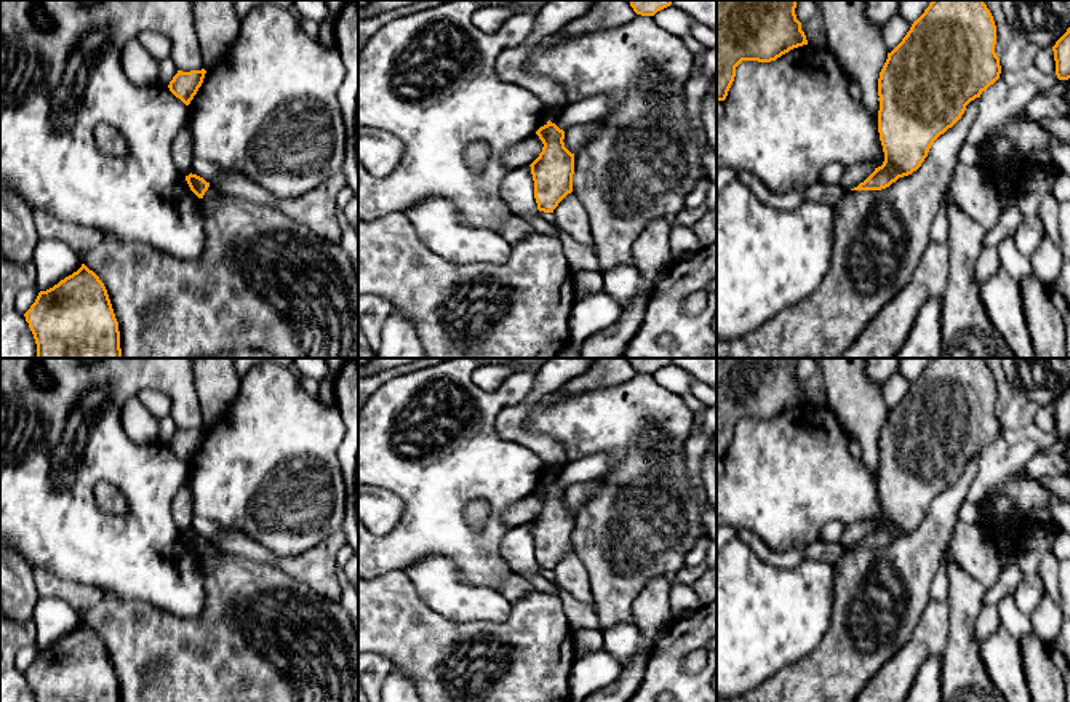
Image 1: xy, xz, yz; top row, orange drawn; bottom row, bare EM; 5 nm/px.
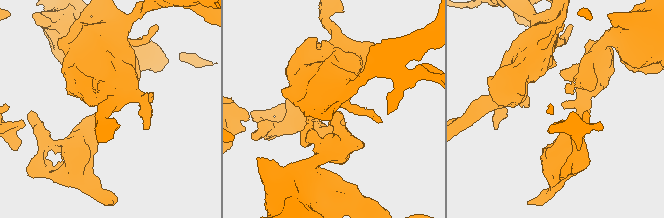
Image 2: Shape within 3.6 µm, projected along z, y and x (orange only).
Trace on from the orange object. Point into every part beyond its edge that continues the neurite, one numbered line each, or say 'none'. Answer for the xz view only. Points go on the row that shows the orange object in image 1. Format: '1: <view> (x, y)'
none

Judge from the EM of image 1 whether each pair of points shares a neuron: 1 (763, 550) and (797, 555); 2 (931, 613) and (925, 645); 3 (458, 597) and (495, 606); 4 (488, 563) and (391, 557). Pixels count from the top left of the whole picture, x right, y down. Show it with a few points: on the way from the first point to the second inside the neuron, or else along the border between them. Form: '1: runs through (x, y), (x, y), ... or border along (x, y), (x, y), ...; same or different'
1: runs through (771, 557), (789, 557); same
2: runs through (931, 621), (930, 637); same
3: runs through (467, 602), (485, 603); same
4: runs through (464, 546), (415, 546); same

